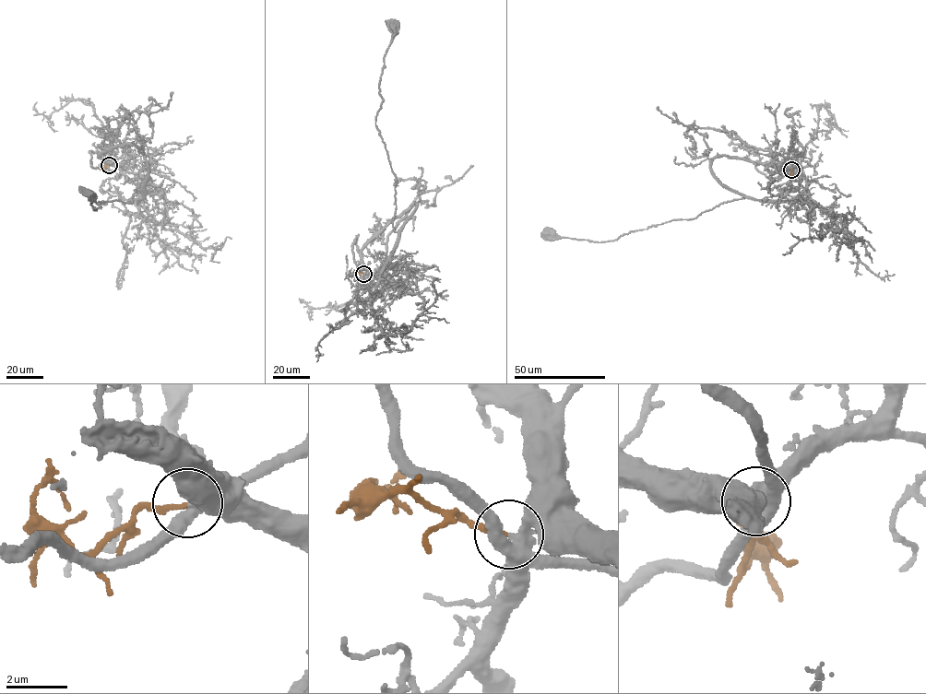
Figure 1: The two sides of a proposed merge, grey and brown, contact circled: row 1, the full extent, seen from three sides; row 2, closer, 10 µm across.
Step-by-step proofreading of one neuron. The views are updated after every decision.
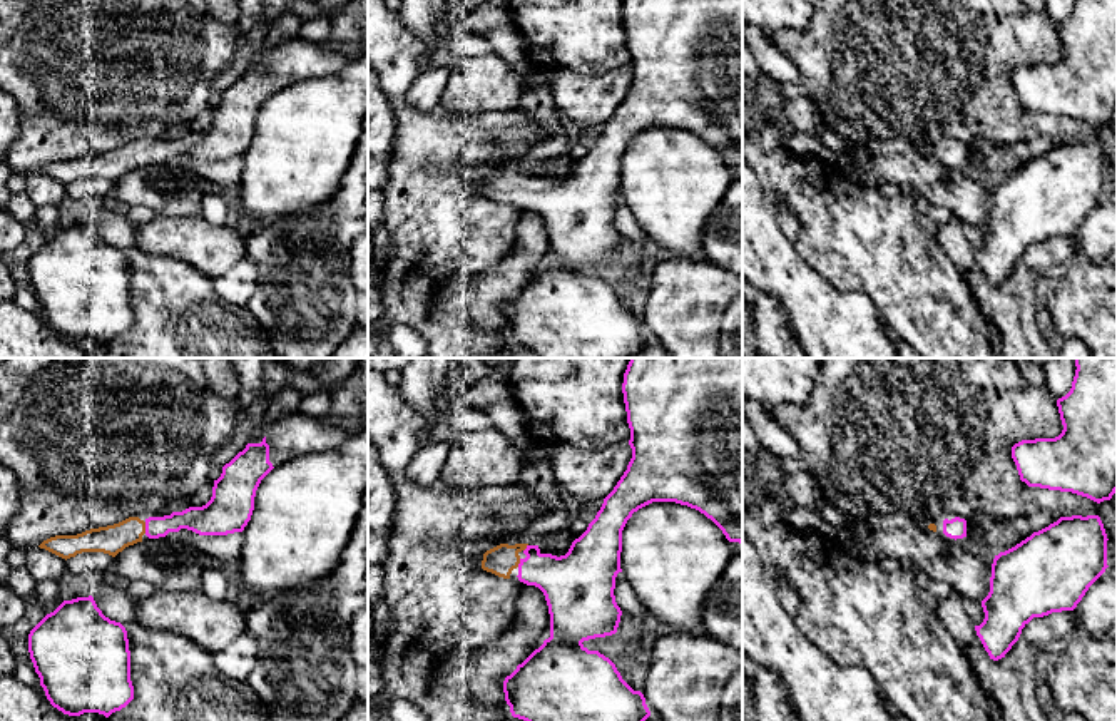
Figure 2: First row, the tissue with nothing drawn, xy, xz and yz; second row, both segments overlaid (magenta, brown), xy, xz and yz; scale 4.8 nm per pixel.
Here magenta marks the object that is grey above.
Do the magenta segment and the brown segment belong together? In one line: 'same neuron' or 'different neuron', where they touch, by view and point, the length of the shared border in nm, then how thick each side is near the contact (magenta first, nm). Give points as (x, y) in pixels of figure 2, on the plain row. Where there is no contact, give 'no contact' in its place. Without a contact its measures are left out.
same neuron; meets magenta in xy at (146, 153); contact 60 nm long; 120 nm thick on the magenta side, 140 nm on the other

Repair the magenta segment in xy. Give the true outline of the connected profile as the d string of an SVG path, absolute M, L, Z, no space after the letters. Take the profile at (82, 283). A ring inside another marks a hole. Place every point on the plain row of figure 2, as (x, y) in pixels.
M92 221L64 226L47 239L28 259L28 278L47 325L64 340L99 338L109 343L134 325L127 256L120 248L104 241Z

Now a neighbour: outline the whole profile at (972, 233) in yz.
M960 222L960 224L961 224L963 234L968 239L970 246L973 248L973 251L980 251L985 244L982 228L972 226L968 222Z

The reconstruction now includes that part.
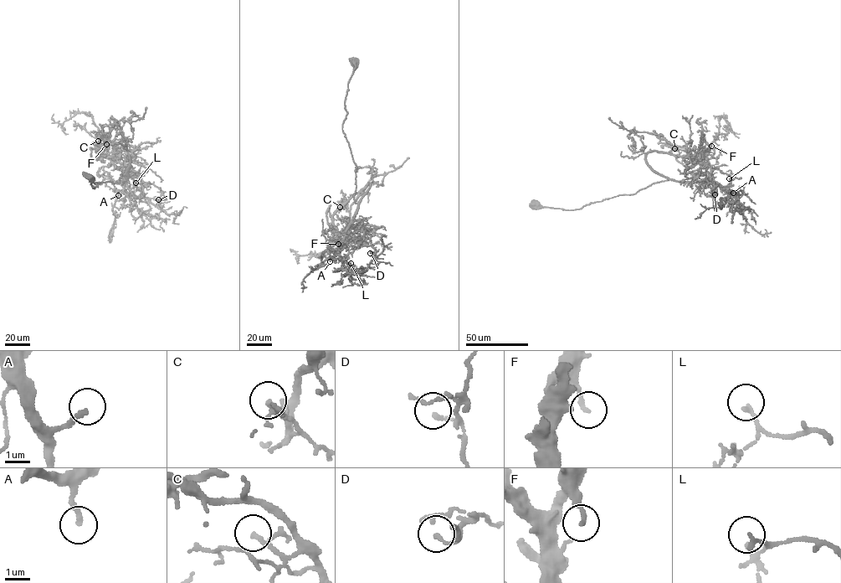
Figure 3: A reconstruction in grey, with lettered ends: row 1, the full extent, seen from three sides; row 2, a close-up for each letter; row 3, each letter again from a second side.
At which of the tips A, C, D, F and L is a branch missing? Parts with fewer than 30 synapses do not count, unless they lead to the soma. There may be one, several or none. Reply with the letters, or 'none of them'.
none of them

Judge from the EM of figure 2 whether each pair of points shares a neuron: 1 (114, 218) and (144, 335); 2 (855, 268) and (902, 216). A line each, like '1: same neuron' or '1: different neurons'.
1: same neuron
2: same neuron

